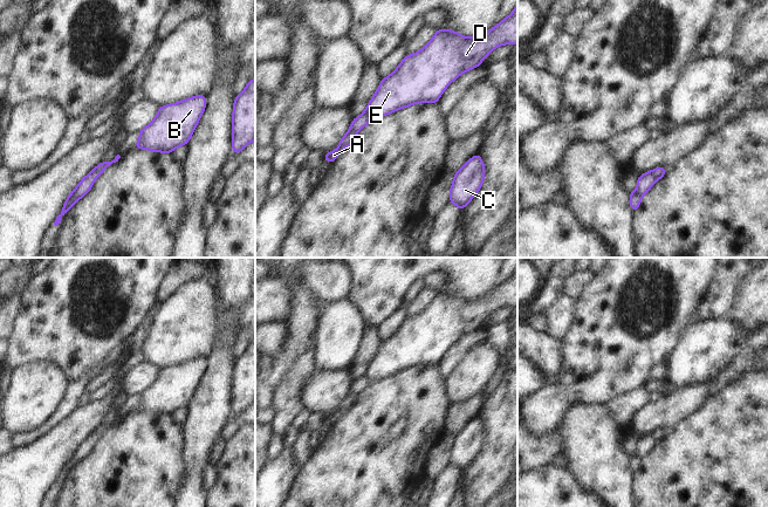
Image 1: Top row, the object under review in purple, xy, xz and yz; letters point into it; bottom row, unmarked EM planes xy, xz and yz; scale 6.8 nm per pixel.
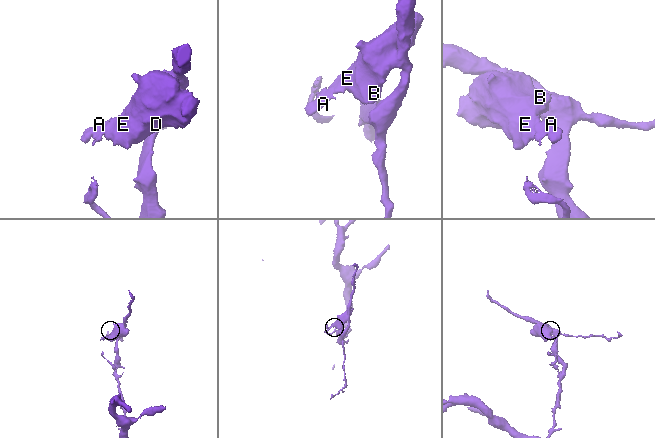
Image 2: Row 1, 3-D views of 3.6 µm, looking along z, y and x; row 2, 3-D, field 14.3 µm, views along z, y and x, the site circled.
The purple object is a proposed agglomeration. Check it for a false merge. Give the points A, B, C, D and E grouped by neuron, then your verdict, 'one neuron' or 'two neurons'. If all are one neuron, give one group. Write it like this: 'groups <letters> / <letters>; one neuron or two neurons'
groups A B C D E; one neuron

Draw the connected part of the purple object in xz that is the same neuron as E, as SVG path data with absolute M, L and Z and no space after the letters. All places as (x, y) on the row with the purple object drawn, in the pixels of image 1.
M517 5L513 13L500 23L495 25L489 32L475 37L466 37L458 32L438 28L437 33L423 49L416 54L406 55L399 66L380 81L364 112L352 119L348 132L341 138L337 149L327 152L323 160L334 163L342 151L355 142L356 133L368 123L416 103L438 103L450 83L461 74L481 66L482 60L494 48L508 43L517 43Z

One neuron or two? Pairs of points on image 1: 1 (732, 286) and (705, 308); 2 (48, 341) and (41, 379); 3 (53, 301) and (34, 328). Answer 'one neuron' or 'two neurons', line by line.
1: one neuron
2: two neurons
3: one neuron

